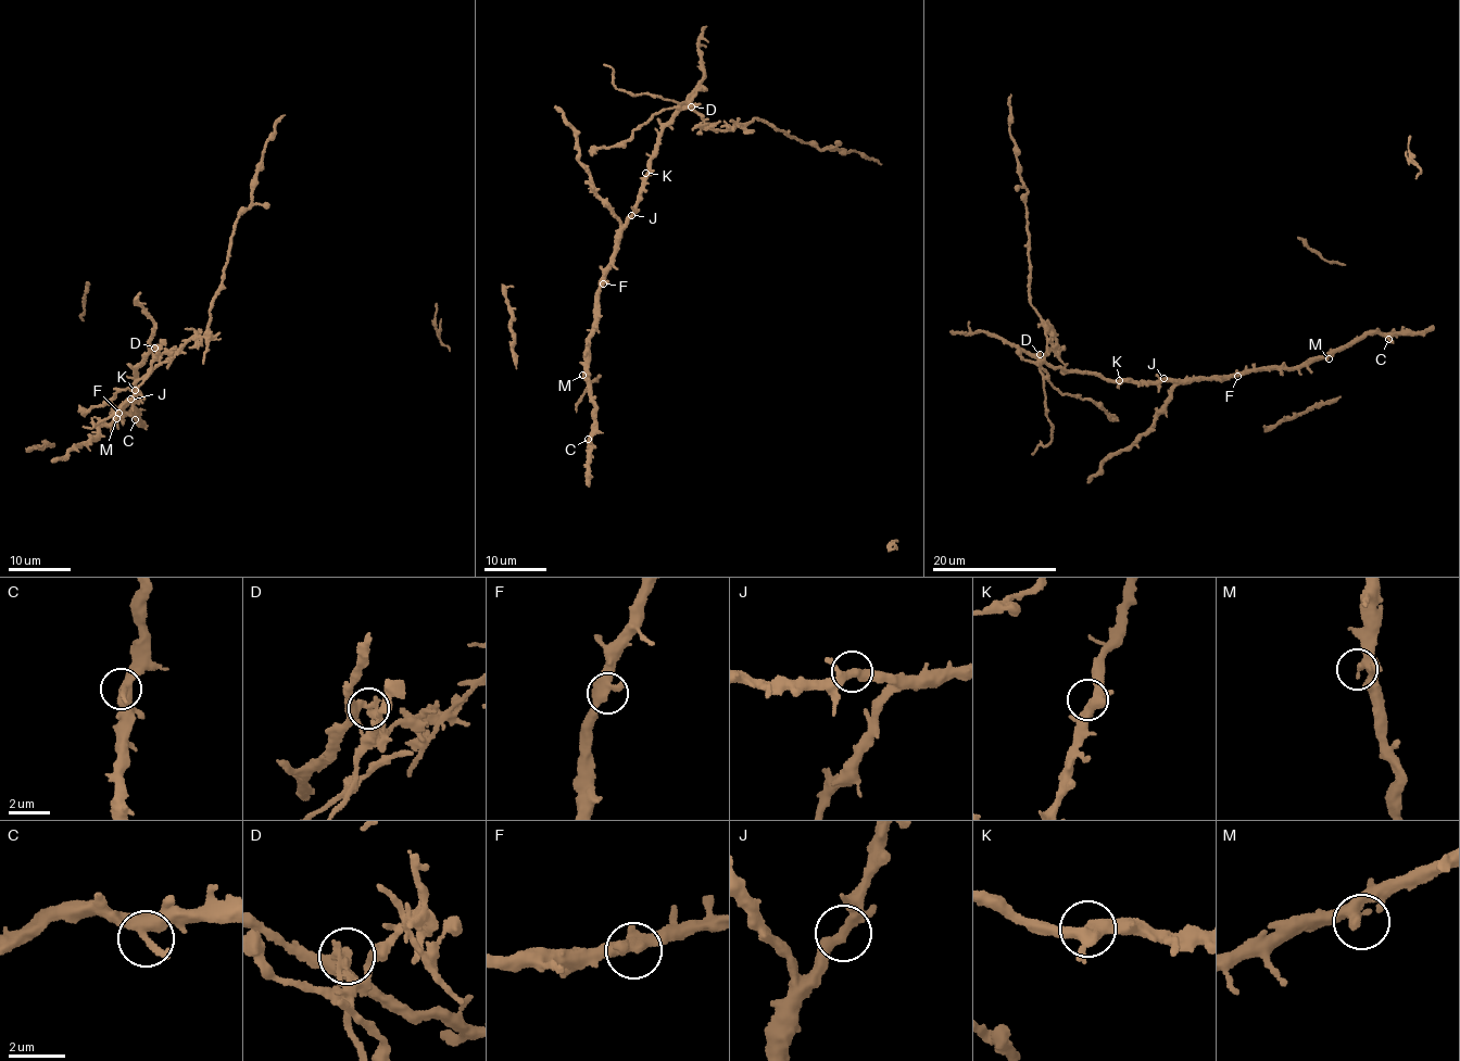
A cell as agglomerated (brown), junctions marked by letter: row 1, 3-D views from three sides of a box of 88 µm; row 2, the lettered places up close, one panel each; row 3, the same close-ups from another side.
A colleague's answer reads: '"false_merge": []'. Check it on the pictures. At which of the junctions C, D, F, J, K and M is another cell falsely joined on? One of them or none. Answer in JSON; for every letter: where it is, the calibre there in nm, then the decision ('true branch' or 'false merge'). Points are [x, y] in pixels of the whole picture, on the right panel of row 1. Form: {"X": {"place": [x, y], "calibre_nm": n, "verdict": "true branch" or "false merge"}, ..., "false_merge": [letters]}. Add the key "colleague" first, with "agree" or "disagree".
{"colleague": "disagree", "C": {"place": [1388, 339], "calibre_nm": 380, "verdict": "true branch"}, "D": {"place": [1040, 354], "calibre_nm": 280, "verdict": "false merge"}, "F": {"place": [1237, 376], "calibre_nm": 440, "verdict": "true branch"}, "J": {"place": [1163, 378], "calibre_nm": 320, "verdict": "true branch"}, "K": {"place": [1119, 380], "calibre_nm": 380, "verdict": "true branch"}, "M": {"place": [1329, 358], "calibre_nm": 340, "verdict": "true branch"}, "false_merge": ["D"]}

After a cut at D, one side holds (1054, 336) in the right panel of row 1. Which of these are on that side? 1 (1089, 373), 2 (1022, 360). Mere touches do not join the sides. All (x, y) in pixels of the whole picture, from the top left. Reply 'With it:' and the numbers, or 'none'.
With it: 2

